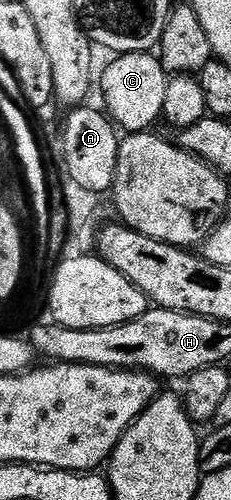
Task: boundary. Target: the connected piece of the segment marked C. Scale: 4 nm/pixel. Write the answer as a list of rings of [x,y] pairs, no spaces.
[[[130,53],[122,54],[111,60],[101,77],[101,89],[105,103],[103,103],[108,116],[123,130],[126,134],[148,132],[154,125],[155,121],[162,118],[165,103],[165,87],[169,80],[169,75],[164,71],[158,56],[148,53]]]

